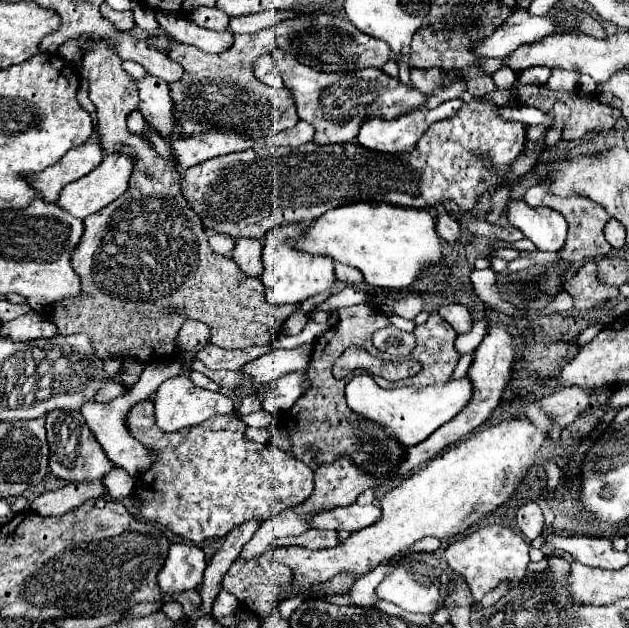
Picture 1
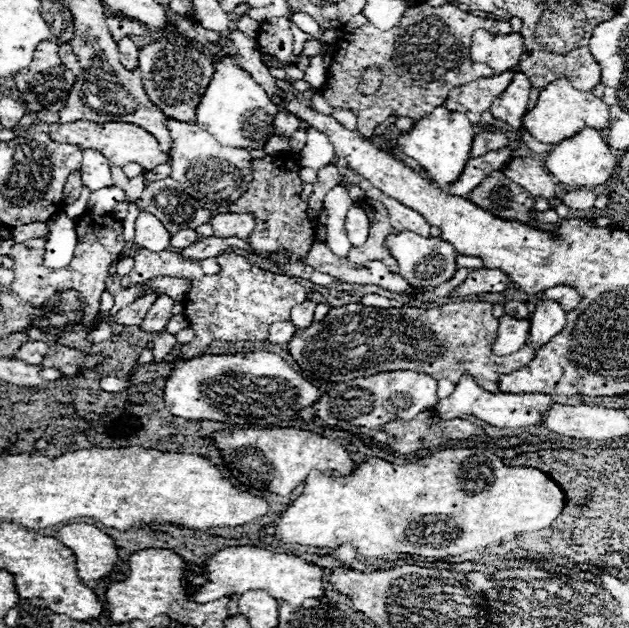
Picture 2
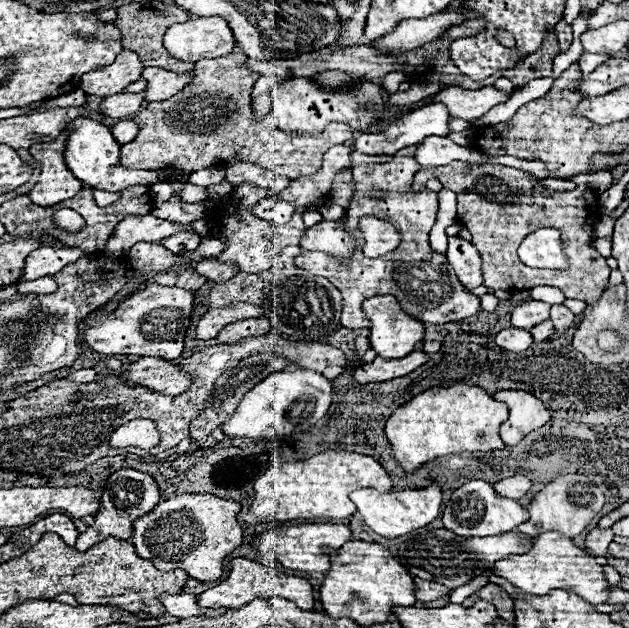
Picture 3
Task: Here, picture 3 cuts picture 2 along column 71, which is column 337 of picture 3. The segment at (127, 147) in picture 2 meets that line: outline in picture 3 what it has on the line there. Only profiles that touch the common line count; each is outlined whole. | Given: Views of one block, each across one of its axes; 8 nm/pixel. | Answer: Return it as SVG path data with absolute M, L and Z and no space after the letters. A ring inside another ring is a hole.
M240 52L226 54L224 58L202 58L196 62L192 82L168 100L150 102L136 120L142 122L138 136L122 146L120 162L128 168L156 170L170 166L174 170L196 172L208 166L224 162L224 158L240 156L244 162L258 166L268 166L280 176L296 180L300 176L312 176L320 170L322 156L330 146L348 142L352 138L352 128L348 124L332 122L324 132L316 136L284 134L276 128L274 118L268 116L268 126L264 122L252 120L252 88L260 74L242 66L244 56Z

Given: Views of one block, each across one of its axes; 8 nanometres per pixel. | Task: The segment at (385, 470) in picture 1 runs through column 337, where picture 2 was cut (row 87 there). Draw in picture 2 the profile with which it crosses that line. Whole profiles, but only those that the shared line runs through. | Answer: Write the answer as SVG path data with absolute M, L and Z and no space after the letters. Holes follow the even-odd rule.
M426 2L414 4L404 12L404 18L392 30L376 30L372 24L364 24L352 34L344 34L336 42L336 54L332 68L326 74L326 84L320 90L332 108L348 108L356 114L356 130L370 138L392 112L420 120L428 116L436 106L442 106L452 88L464 86L476 78L494 76L492 68L470 64L472 30L486 28L494 34L512 32L509 22L498 22L462 12L458 6L428 6ZM376 66L382 72L382 82L376 94L362 94L360 80L366 68Z

